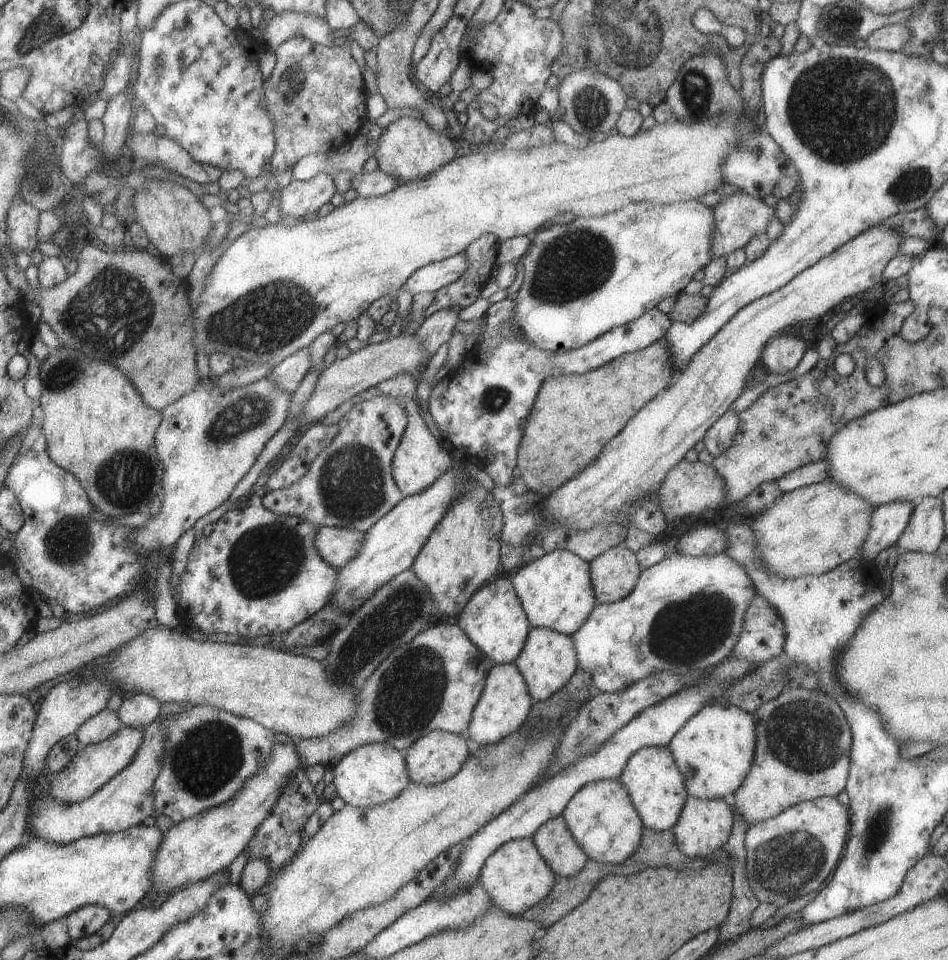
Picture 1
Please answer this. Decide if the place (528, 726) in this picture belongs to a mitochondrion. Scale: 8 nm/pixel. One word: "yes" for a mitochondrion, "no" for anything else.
no

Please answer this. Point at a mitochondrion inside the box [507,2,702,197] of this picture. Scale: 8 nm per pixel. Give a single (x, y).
(589, 113)

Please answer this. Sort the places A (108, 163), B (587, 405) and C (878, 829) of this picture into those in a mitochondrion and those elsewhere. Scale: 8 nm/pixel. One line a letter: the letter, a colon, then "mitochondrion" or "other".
A: other
B: other
C: mitochondrion

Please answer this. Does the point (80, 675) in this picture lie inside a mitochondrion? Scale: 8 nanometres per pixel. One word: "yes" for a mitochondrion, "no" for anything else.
no

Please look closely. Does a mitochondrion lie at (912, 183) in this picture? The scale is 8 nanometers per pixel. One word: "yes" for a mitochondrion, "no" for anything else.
yes

